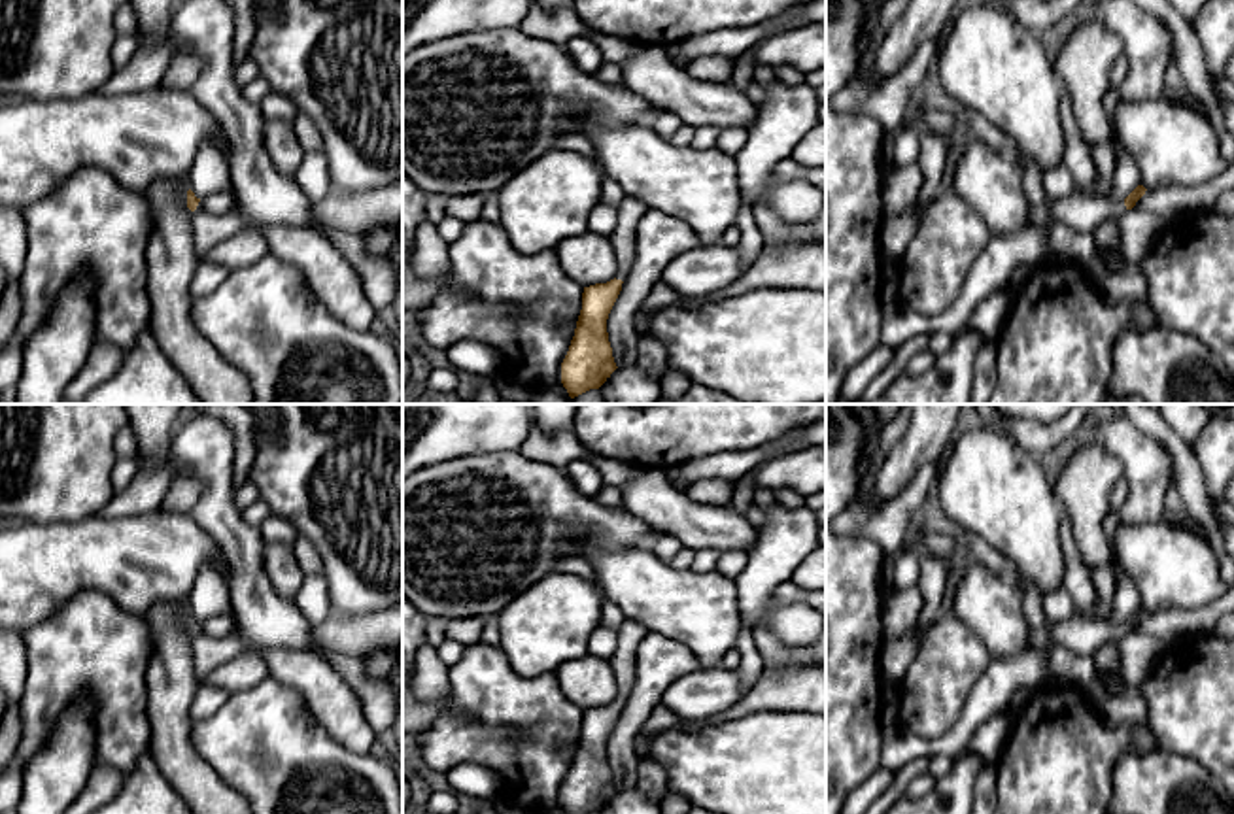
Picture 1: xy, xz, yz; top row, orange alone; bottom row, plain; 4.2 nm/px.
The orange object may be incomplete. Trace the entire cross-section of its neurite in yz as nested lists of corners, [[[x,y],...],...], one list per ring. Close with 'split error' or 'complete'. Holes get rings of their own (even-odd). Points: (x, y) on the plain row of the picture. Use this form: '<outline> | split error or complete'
[[[1138,608],[1124,623],[1081,616],[1062,623],[1053,623],[1047,619],[1047,629],[1053,648],[1062,646],[1075,655],[1092,655],[1109,640],[1119,640],[1126,633],[1132,633],[1145,614],[1147,612],[1143,608]]] | split error

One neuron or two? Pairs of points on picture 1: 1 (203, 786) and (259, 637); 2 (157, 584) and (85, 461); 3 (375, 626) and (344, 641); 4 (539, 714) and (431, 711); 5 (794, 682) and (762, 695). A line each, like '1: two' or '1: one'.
1: two
2: two
3: one
4: two
5: one

